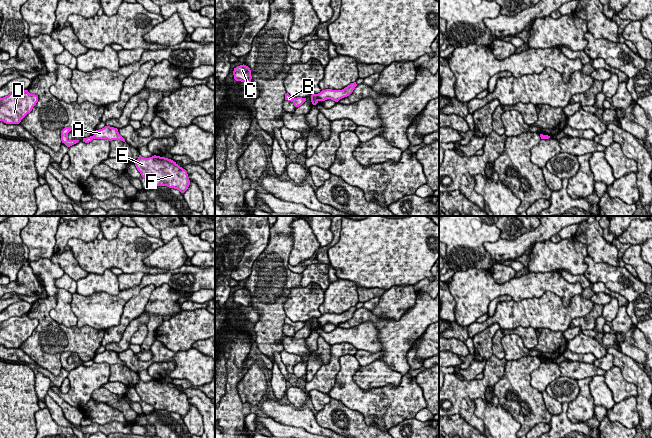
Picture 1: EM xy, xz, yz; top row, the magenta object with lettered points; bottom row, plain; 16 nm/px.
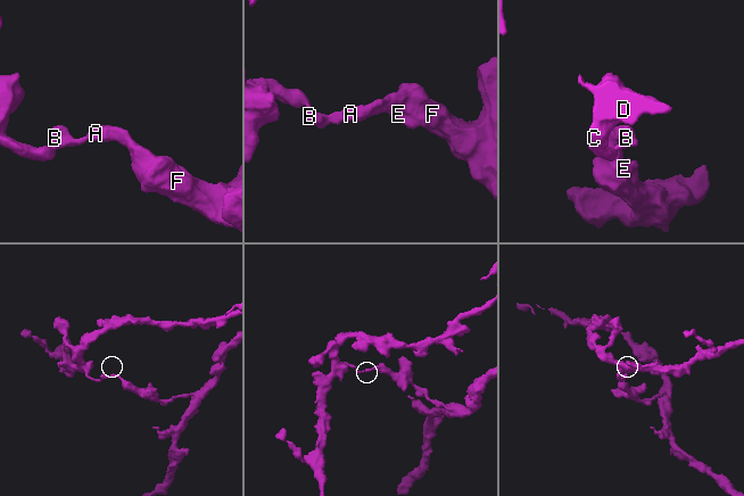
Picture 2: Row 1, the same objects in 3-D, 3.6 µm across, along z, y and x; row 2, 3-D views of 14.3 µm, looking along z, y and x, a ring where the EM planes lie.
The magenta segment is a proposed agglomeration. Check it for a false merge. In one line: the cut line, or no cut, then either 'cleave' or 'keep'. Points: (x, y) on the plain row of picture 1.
cut in xz along (316, 318), (319, 324); cleave

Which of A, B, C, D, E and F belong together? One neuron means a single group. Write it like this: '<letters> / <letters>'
A E F / B C D

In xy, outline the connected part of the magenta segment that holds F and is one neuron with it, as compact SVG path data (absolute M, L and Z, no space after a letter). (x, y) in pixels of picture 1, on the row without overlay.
M139 379L135 386L135 390L140 396L141 400L147 404L152 405L155 410L167 410L169 412L177 413L181 417L184 417L190 409L187 395L171 383L156 379L149 382L144 382Z

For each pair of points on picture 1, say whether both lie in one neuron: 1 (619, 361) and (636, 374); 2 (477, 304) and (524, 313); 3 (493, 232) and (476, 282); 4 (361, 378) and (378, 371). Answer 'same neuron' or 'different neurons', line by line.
1: same neuron
2: different neurons
3: different neurons
4: same neuron

